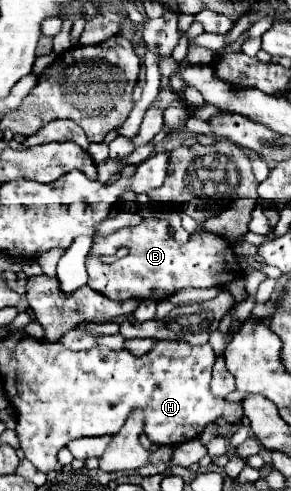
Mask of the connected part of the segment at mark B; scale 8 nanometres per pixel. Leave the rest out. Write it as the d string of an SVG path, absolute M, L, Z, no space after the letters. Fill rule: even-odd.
M142 221L136 227L122 227L110 235L94 235L90 253L86 257L86 269L88 269L88 287L114 299L114 301L136 299L136 301L156 301L156 303L174 295L178 289L224 287L240 275L240 267L238 267L238 261L232 253L232 247L222 237L218 237L214 233L196 233L188 239L188 243L182 245L182 243L176 243L174 237L168 235L168 225L164 221ZM116 245L128 247L130 253L124 259L118 259L110 265L100 263L100 247L116 247Z

